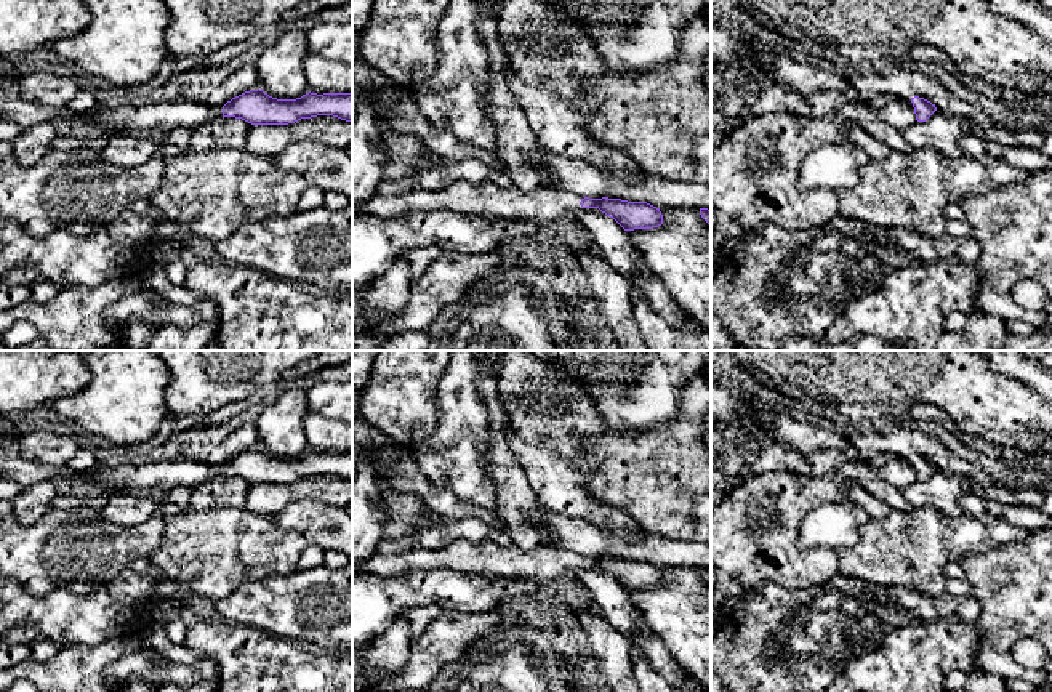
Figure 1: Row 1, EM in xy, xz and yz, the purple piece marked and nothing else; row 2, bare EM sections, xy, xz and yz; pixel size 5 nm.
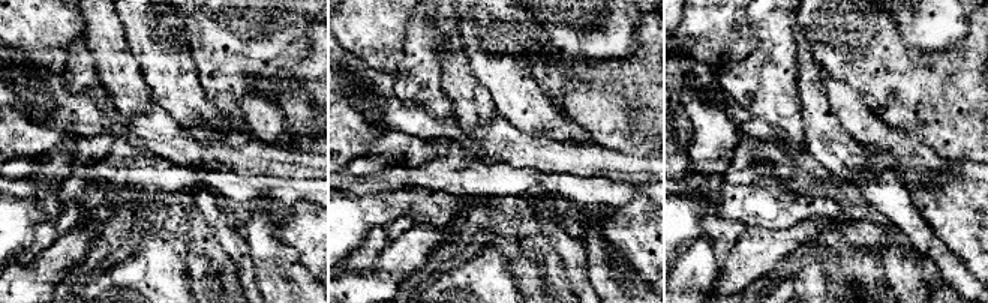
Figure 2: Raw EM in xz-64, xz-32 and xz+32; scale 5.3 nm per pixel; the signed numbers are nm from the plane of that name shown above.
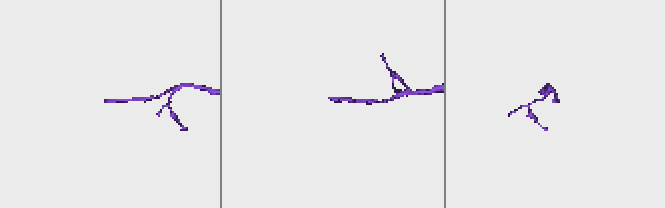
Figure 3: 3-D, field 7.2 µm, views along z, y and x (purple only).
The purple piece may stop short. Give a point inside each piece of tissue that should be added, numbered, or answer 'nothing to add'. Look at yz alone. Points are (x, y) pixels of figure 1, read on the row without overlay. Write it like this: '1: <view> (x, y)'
nothing to add

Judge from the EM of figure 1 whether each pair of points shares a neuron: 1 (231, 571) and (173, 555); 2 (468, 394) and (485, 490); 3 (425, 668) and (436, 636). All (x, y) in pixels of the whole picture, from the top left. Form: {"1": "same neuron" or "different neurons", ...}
{"1": "same neuron", "2": "same neuron", "3": "same neuron"}

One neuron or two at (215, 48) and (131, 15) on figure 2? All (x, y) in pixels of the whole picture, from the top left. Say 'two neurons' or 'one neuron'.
two neurons

